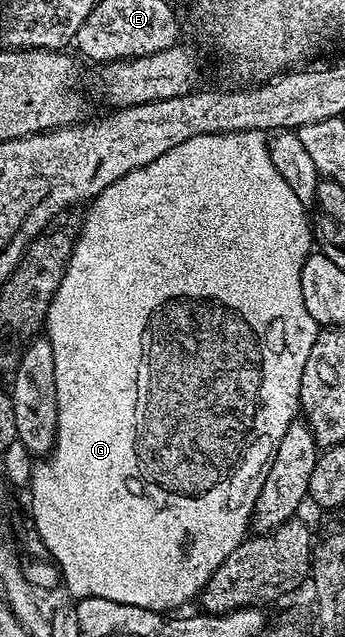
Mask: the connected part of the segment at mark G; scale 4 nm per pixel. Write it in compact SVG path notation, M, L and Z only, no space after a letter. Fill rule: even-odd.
M233 131L232 133L201 135L200 137L192 137L188 141L180 141L180 145L176 145L172 149L168 149L168 153L156 157L156 161L152 161L148 165L120 177L120 181L108 185L108 189L100 192L85 208L85 211L87 210L86 220L82 223L82 232L77 232L72 257L68 261L66 272L60 281L60 289L56 289L56 293L52 297L44 324L45 338L49 339L52 345L52 357L56 357L58 436L54 442L54 450L50 452L48 458L33 468L33 475L28 484L30 511L34 514L34 527L38 530L38 535L42 538L47 553L58 562L58 567L62 570L63 581L61 580L61 582L64 584L65 590L78 599L86 599L91 595L101 599L111 599L117 603L136 605L159 613L173 612L170 611L173 607L182 607L189 599L197 600L201 596L202 587L208 581L208 577L212 577L212 573L216 573L216 569L224 561L224 557L228 557L228 553L232 553L232 549L239 547L242 540L247 538L254 518L256 497L260 497L260 489L264 485L264 477L268 473L272 457L280 445L280 437L284 437L288 425L299 414L300 377L304 373L304 365L308 365L308 353L312 353L312 345L320 330L318 323L312 321L312 313L308 313L308 308L304 305L304 293L300 293L300 273L304 269L304 261L312 254L312 219L311 216L306 216L308 207L302 204L300 199L292 193L291 186L288 185L287 181L284 181L284 178L280 177L279 170L272 165L267 140L267 136L261 131Z

